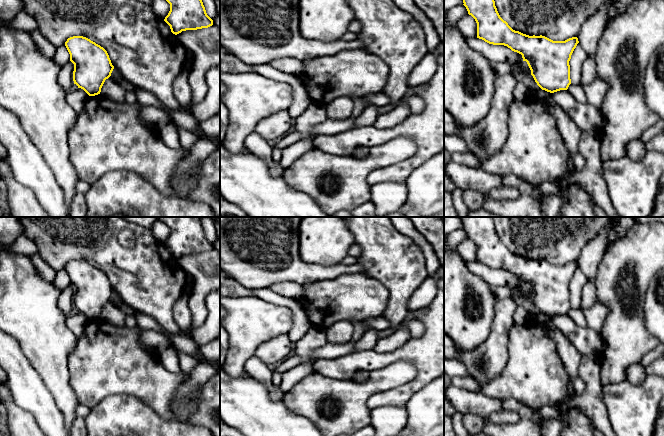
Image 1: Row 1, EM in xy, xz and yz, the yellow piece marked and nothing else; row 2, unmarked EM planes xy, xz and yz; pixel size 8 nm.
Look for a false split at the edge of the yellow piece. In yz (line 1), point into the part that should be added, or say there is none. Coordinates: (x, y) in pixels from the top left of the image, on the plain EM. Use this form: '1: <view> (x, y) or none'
1: none

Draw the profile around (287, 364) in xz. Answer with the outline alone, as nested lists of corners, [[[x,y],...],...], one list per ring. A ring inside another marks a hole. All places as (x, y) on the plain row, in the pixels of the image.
[[[294,355],[292,357],[289,357],[287,359],[285,359],[279,367],[277,367],[275,369],[274,372],[279,372],[281,374],[283,374],[284,372],[290,370],[291,368],[299,365],[300,363],[302,363],[303,361],[303,358],[301,358],[300,356],[298,355]]]

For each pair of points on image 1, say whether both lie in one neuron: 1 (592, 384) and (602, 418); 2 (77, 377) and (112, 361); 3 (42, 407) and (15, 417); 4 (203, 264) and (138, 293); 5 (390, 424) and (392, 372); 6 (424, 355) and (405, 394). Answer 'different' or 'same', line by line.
1: same
2: same
3: different
4: different
5: different
6: same

